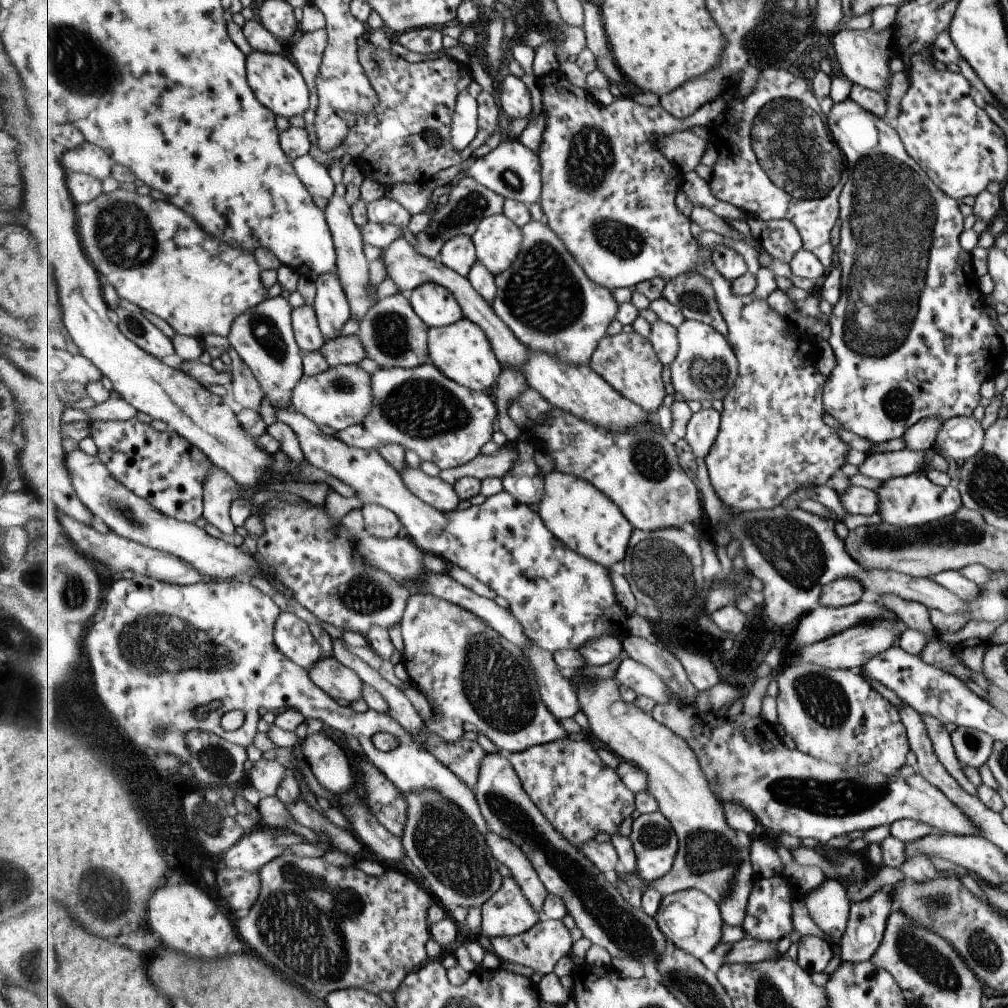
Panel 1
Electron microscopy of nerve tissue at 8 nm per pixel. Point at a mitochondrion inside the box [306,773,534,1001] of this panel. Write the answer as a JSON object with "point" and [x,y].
{"point":[445,842]}

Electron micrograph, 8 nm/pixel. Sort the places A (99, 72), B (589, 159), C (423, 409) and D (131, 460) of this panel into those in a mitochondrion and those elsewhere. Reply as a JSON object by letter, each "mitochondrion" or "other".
{"A":"mitochondrion","B":"mitochondrion","C":"mitochondrion","D":"other"}

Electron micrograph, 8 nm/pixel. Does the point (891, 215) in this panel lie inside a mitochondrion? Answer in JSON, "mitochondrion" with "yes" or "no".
{"mitochondrion":"yes"}

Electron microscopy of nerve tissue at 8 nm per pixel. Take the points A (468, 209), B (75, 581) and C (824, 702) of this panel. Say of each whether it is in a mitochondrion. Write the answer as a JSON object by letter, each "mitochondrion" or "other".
{"A":"mitochondrion","B":"mitochondrion","C":"mitochondrion"}

